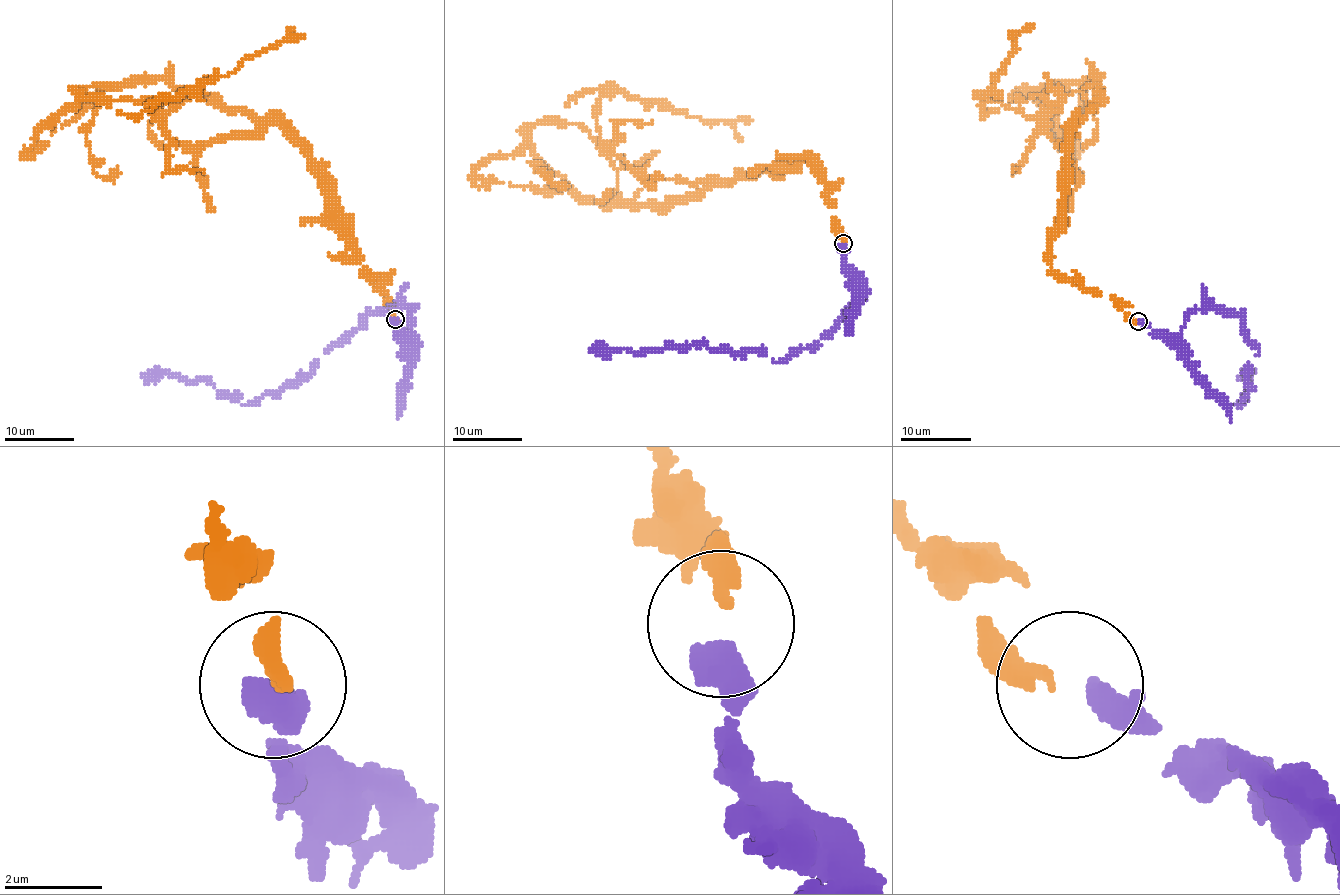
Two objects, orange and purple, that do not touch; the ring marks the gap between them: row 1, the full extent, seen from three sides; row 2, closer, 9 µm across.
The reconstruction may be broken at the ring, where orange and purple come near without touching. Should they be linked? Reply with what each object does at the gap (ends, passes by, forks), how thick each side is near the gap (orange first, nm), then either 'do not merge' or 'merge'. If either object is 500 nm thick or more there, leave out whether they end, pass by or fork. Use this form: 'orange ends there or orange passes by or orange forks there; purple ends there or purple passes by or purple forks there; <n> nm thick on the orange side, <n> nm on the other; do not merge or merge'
360 nm thick on the orange side, 600 nm on the other; merge

